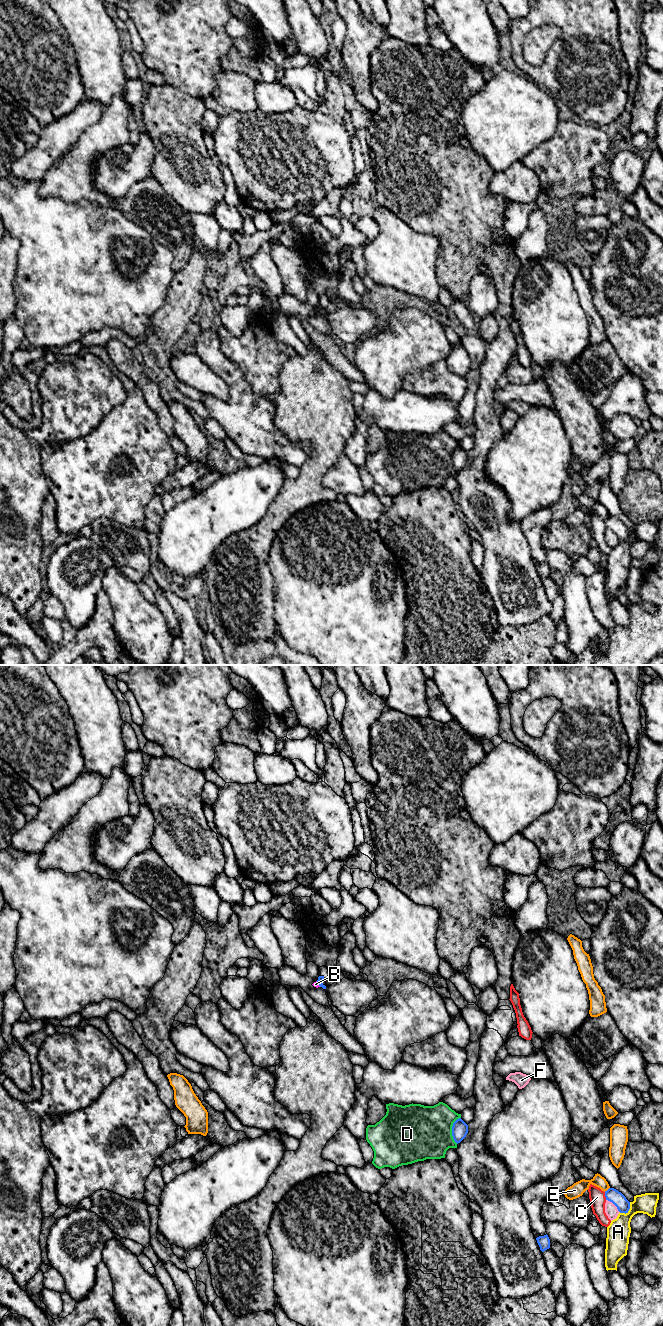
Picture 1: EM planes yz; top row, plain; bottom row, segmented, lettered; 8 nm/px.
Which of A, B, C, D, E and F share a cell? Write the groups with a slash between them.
A / B / C / D / E / F

